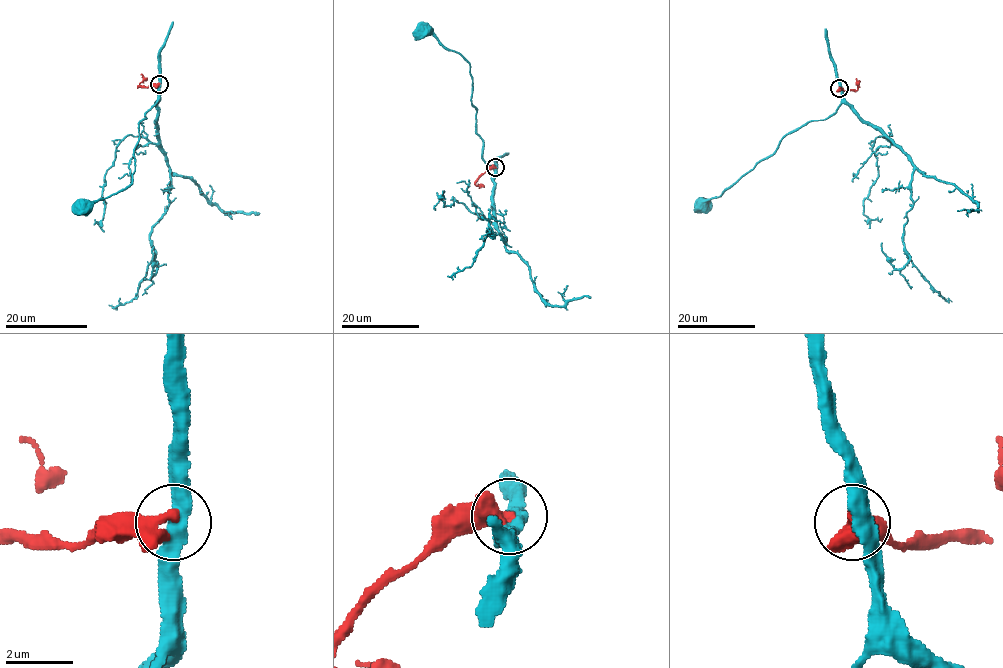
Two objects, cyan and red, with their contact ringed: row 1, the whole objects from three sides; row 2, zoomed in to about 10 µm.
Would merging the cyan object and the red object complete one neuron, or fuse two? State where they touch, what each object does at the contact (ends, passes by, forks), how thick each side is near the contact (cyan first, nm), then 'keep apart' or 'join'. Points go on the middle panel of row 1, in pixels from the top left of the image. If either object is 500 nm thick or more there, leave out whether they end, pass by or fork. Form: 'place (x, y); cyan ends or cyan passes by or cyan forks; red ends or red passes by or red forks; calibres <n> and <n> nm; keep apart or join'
place (495, 167); cyan passes by; red ends; calibres 460 and 400 nm; keep apart

